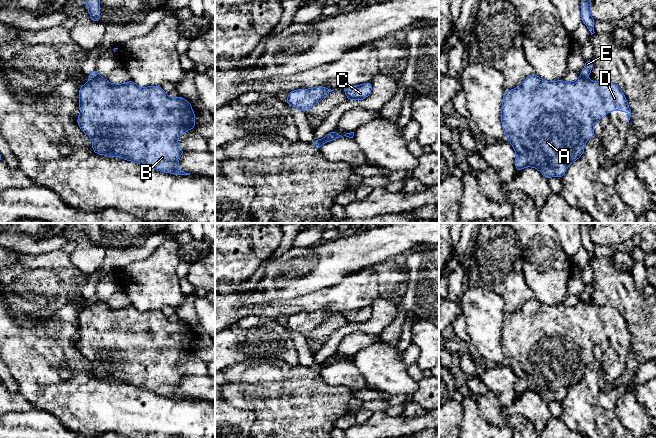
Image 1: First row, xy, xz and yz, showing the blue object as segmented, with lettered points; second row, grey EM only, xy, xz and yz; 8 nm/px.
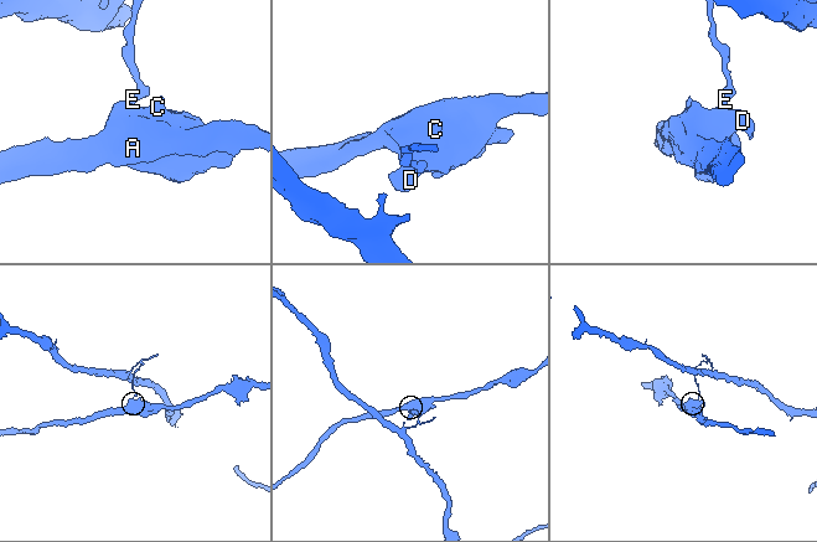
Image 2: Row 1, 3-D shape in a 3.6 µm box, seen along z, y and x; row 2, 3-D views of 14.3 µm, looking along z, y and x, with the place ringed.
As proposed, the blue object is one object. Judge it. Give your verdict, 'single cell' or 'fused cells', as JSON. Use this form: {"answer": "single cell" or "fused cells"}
{"answer": "fused cells"}

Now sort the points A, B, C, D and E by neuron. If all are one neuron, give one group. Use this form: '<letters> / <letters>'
A B C D / E

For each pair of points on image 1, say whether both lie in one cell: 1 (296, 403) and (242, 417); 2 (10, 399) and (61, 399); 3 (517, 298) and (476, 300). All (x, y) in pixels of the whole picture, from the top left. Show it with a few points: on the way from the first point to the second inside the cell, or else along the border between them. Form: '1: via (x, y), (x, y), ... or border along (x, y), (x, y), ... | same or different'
1: border along (228, 404), (251, 410) | different
2: border along (19, 391), (34, 407) | different
3: border along (483, 287), (493, 290), (503, 299), (505, 313) | different

